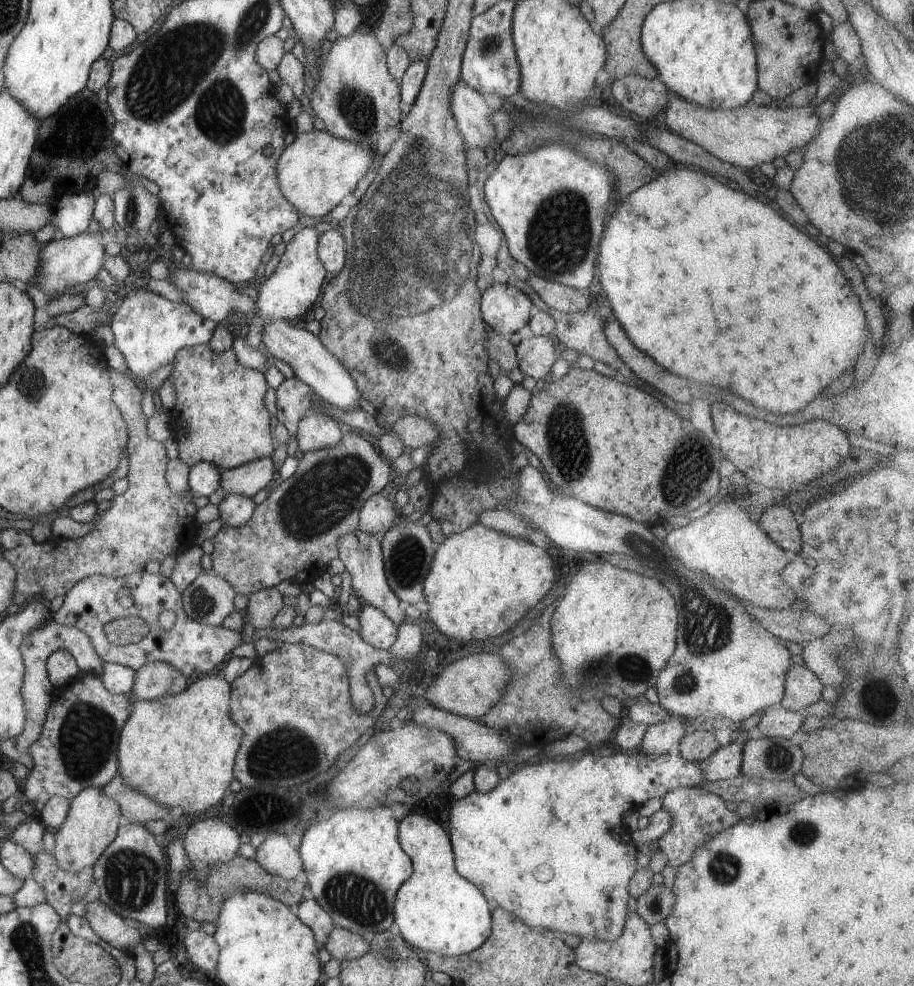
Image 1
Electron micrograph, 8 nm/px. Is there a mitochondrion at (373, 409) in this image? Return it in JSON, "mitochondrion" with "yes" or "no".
{"mitochondrion":"no"}

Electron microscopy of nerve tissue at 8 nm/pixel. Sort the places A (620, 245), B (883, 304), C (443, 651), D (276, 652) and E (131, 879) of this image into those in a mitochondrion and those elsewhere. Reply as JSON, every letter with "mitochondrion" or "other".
{"A":"other","B":"other","C":"other","D":"other","E":"mitochondrion"}

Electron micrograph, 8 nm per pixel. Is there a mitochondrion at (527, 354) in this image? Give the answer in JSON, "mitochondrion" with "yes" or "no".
{"mitochondrion":"no"}

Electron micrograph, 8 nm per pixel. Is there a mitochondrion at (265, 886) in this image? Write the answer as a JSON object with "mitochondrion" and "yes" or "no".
{"mitochondrion":"no"}

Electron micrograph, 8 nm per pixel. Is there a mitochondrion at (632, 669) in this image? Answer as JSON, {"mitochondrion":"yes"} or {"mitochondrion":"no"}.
{"mitochondrion":"yes"}

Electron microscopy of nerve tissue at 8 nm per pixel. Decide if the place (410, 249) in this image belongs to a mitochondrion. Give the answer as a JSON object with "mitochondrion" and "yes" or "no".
{"mitochondrion":"yes"}

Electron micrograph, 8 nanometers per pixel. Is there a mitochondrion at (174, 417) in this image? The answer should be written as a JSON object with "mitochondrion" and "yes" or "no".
{"mitochondrion":"no"}

